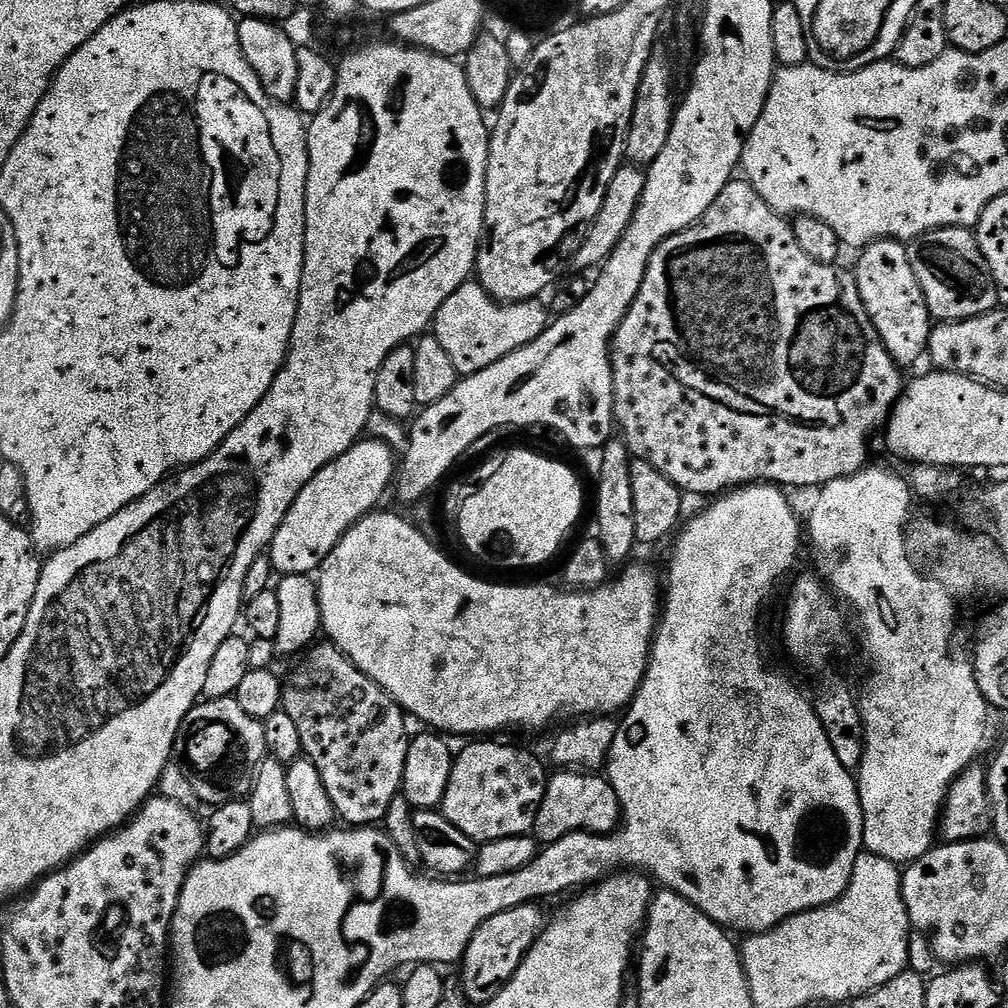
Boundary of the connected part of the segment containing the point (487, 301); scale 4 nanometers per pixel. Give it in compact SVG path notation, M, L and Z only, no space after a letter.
M479 282L457 284L454 291L440 301L430 332L438 338L450 362L454 362L457 377L463 378L486 370L486 366L506 358L506 354L514 354L514 350L537 340L550 323L550 315L540 303L539 299L504 303L492 299Z

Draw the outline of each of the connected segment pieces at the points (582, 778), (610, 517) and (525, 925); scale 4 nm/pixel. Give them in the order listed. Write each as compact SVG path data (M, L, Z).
M560 770L549 779L542 806L538 810L534 835L541 845L558 842L566 834L585 831L589 834L611 834L622 820L620 803L612 784L600 774L579 770Z
M613 438L602 449L600 477L596 480L596 528L600 545L609 565L624 566L633 559L632 551L638 548L634 530L634 490L630 490L632 460L623 439Z
M535 903L514 906L514 910L506 910L502 914L494 914L494 918L486 918L482 926L470 938L464 951L464 959L459 965L459 983L464 989L469 1005L483 1006L490 1002L514 978L518 966L528 956L546 925L546 917L539 912Z

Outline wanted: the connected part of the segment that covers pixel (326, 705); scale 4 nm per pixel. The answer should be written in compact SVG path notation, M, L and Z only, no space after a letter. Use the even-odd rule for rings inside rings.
M331 642L320 643L313 643L297 659L301 660L293 666L288 680L286 676L283 681L282 710L290 714L296 724L302 738L303 755L318 766L318 774L322 774L322 783L326 785L326 794L330 794L330 802L334 802L337 817L348 826L376 826L383 821L390 802L402 792L409 721L404 709L393 702L378 682L362 674L342 649Z

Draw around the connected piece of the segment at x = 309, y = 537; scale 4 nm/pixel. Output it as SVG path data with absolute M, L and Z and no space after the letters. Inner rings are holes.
M379 438L364 439L357 439L352 448L346 450L346 454L342 454L338 458L334 458L334 462L322 466L322 470L318 470L318 474L314 474L314 478L310 478L310 482L306 482L306 486L302 486L302 494L298 494L298 498L294 498L294 506L290 506L290 510L286 510L286 518L282 518L282 526L278 526L270 545L273 573L279 574L281 577L307 576L315 573L324 565L324 559L328 557L330 550L334 550L334 546L338 546L341 538L362 517L368 515L379 505L376 503L383 498L387 488L389 491L398 472L397 453L396 456L392 453L393 445L391 443Z

